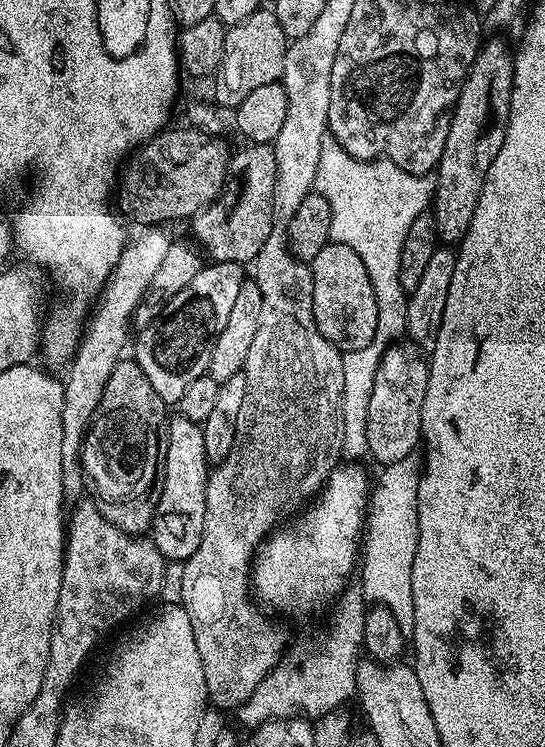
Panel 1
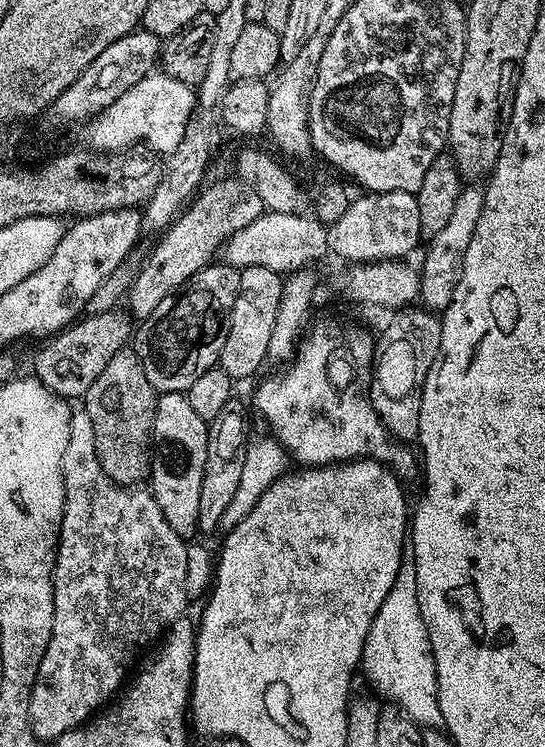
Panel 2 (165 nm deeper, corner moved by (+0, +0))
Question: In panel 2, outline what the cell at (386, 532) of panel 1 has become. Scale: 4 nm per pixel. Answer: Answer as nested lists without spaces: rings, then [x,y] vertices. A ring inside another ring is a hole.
[[[406,558],[400,563],[398,578],[394,578],[394,586],[390,594],[386,594],[386,602],[382,602],[374,622],[371,623],[370,632],[364,640],[360,672],[377,689],[374,690],[381,697],[390,698],[390,702],[394,703],[395,707],[408,716],[413,723],[428,730],[443,725],[442,710],[438,710],[438,674],[434,666],[434,654],[430,646],[426,622],[418,606],[416,567],[411,558]]]

